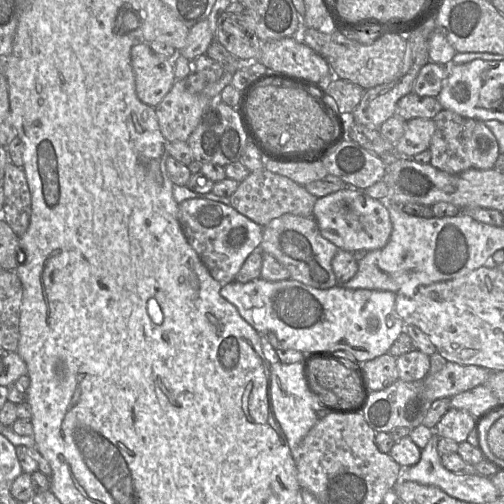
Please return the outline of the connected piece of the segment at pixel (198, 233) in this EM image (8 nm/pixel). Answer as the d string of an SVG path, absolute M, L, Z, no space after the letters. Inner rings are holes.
M205 198L187 199L178 205L182 231L211 276L222 285L235 281L247 257L258 250L263 227L239 213L232 206Z

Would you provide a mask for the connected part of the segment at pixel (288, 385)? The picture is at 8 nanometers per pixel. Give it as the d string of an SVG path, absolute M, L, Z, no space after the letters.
M305 360L292 364L281 362L270 364L271 375L271 407L273 415L283 431L292 456L296 447L318 421L317 411L321 409L321 403L311 391L305 375Z

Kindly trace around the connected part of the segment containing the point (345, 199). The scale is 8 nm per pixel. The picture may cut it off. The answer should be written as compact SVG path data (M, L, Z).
M341 189L317 198L313 207L320 233L339 249L373 251L383 248L392 233L392 223L385 201L376 200L359 189Z

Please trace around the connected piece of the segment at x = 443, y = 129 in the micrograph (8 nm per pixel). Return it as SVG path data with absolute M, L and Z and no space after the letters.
M442 109L433 118L435 132L429 150L430 164L449 174L461 173L467 169L494 168L500 154L498 141L485 122L461 116L451 110Z

